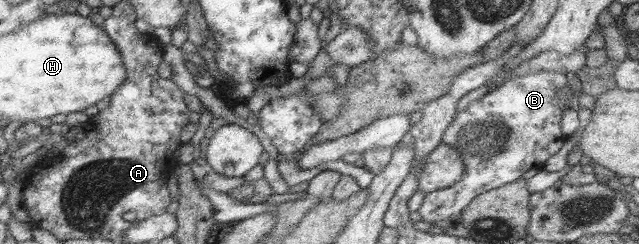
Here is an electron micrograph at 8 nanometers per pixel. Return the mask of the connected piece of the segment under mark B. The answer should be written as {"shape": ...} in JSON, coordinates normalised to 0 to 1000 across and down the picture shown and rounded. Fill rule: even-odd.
{"shape":[[[844,291],[820,311],[806,311],[787,344],[767,365],[754,406],[740,414],[718,459],[695,541],[692,586],[709,602],[725,652],[728,705],[717,750],[698,775],[674,783],[656,848],[662,906],[681,922],[681,906],[712,893],[737,836],[746,799],[786,766],[814,734],[833,689],[848,689],[856,656],[872,631],[887,561],[879,545],[881,447],[872,439],[872,369],[890,361],[886,299]]]}

